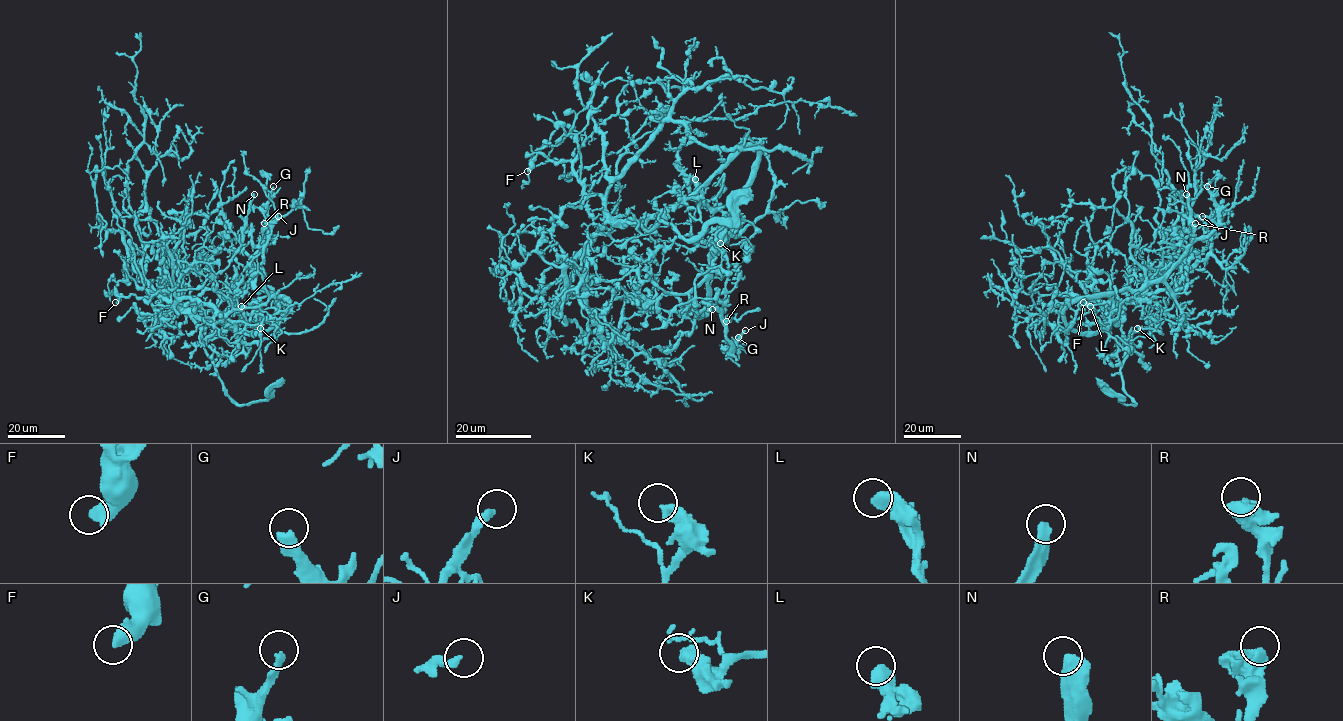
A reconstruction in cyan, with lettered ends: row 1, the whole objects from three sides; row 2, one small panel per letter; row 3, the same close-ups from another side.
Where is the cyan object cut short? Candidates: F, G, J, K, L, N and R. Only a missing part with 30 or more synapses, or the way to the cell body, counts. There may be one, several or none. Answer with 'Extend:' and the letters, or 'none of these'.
Extend: G, J, N

